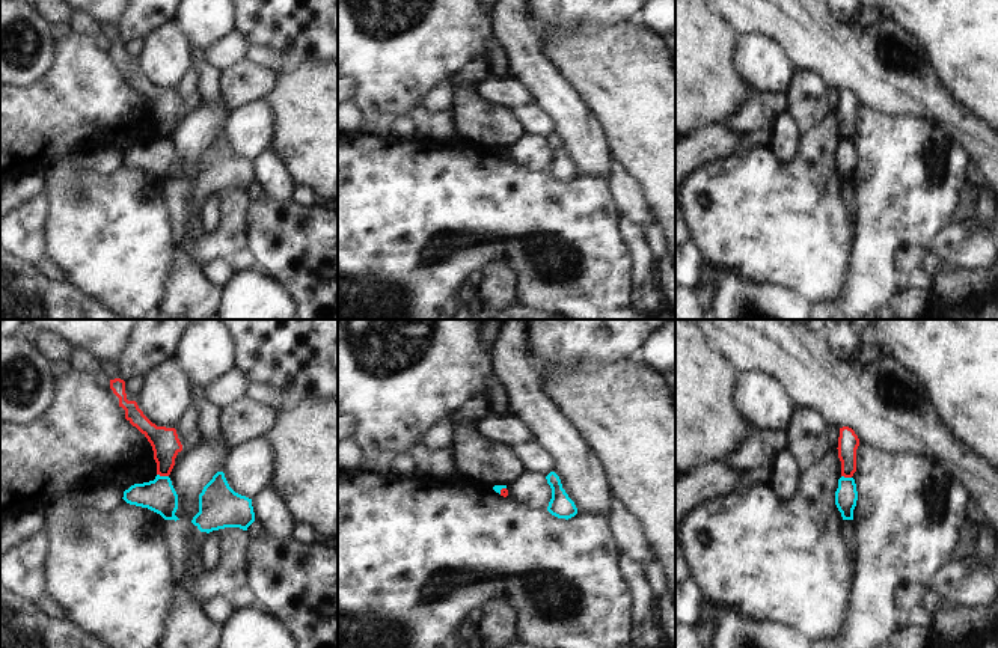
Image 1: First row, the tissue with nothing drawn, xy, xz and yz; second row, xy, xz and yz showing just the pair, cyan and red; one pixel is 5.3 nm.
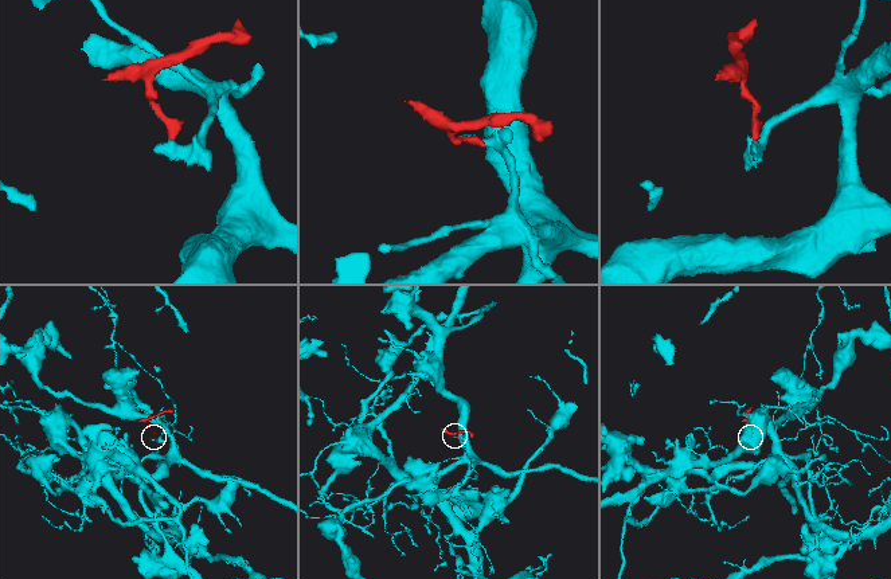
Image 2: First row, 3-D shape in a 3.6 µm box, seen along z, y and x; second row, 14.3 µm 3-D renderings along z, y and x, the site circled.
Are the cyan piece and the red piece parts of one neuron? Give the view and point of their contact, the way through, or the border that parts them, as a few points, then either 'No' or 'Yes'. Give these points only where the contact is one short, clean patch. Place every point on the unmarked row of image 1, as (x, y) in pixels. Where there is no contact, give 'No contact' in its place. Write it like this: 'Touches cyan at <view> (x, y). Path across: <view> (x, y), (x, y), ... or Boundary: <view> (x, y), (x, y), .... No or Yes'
Touches cyan at xy (163, 139). Boundary: xy (157, 136), (168, 139). No

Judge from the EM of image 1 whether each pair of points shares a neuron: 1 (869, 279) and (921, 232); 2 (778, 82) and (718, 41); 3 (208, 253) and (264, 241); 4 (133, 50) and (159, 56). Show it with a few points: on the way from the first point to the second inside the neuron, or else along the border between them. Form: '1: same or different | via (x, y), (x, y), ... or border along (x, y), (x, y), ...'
1: same | via (873, 262), (905, 232)
2: different | border along (737, 35), (736, 74), (748, 86)
3: different | border along (246, 210), (247, 234), (244, 247)
4: different | border along (142, 39), (142, 48), (133, 62)

